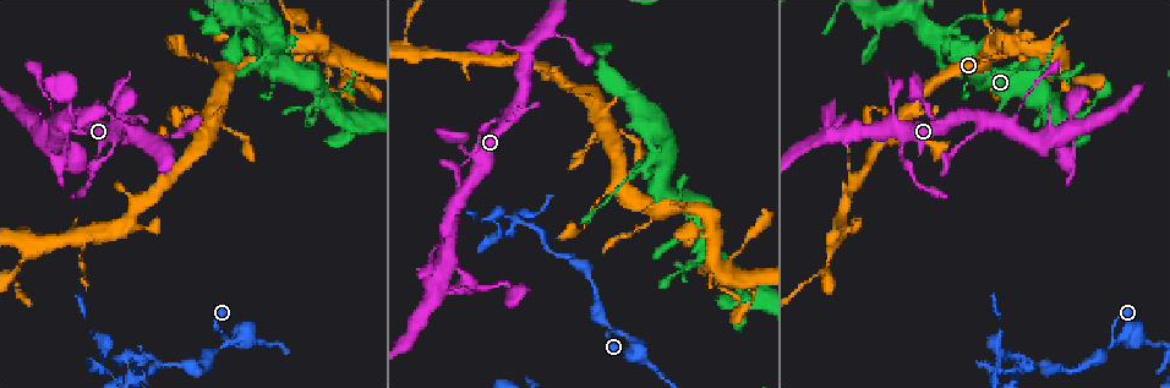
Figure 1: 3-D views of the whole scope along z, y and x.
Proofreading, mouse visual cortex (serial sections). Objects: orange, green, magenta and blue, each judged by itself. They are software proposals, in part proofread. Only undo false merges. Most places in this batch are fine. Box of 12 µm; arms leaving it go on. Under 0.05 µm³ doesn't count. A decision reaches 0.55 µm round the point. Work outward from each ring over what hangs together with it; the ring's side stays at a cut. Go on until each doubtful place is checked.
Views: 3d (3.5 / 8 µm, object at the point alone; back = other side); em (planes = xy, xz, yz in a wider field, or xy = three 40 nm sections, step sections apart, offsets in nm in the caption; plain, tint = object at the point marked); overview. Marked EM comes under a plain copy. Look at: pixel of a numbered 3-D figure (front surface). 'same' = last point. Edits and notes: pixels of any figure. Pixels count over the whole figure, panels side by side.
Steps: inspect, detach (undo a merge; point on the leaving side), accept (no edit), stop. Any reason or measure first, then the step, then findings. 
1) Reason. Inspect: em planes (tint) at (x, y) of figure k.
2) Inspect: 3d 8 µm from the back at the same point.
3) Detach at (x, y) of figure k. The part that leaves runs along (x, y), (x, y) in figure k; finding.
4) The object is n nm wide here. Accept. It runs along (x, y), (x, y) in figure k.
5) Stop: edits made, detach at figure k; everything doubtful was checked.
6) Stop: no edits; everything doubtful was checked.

Three arms meet. Inspect: 3d 3.5 µm at (614, 328) of figure 1.

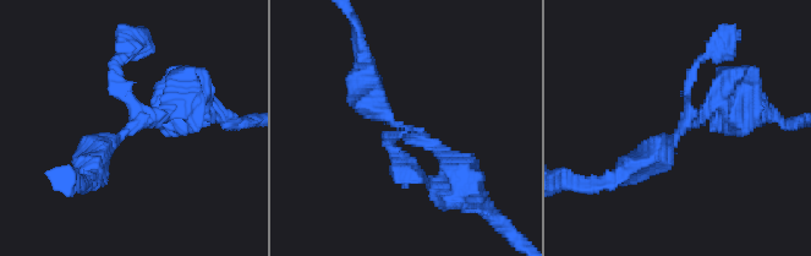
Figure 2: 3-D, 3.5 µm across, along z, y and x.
3 arms meet here; the arms are 150, 200, 350 nm wide. Inspect: em xy step 1 (tint) at (408, 128) of figure 2.

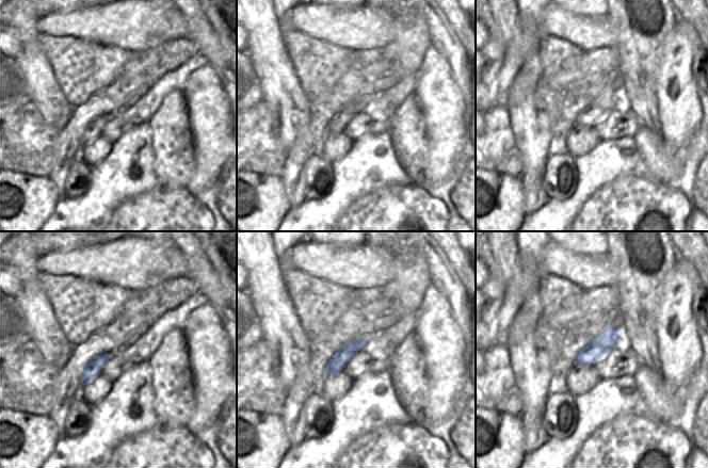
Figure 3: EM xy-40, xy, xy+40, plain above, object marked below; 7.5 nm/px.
Accept. It runs along (697, 64), (683, 129), (629, 165) in figure 2; continuous, no second cell.

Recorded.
Sharp bend. Inspect: 3d 3.5 µm at (526, 222) of figure 1.

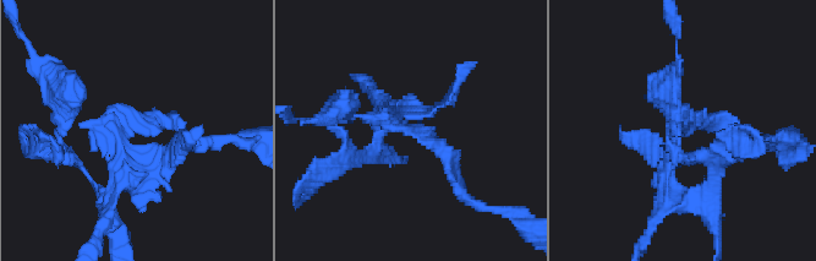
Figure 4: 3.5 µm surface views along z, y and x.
3 arms meet here; the arms are 100, 150, 150 nm wide. Inspect: em xy step 1 (tint) at (404, 131) of figure 4.

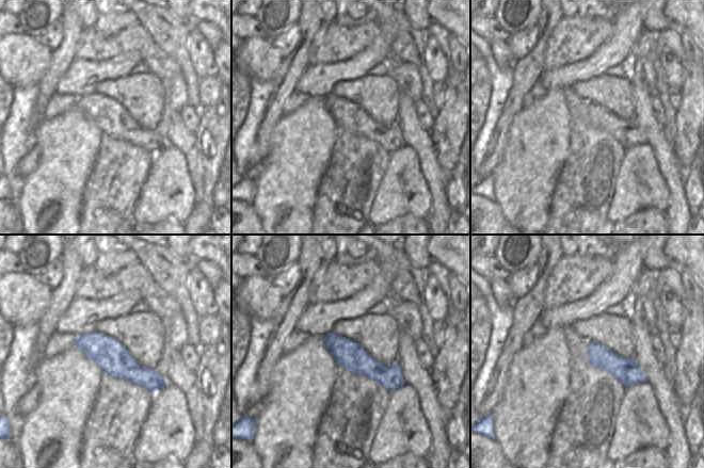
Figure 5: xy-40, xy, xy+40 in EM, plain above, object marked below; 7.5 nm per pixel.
Another direction. Inspect: em xy step 5 (tint) at the same point.

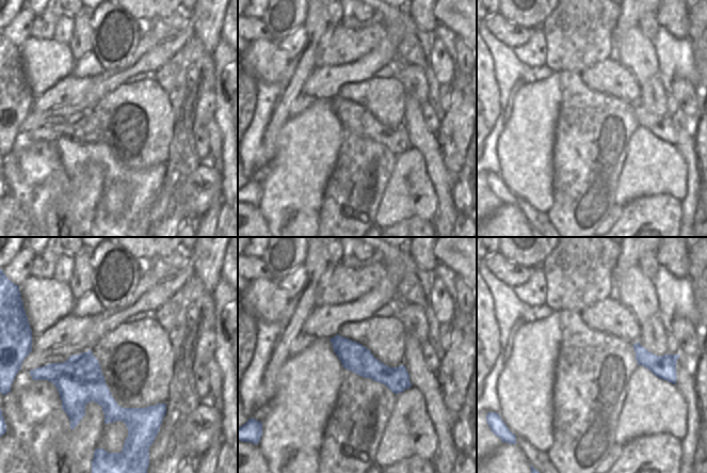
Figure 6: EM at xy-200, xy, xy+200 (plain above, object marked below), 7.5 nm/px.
The object is 220 nm wide here. Accept. It runs along (333, 340), (368, 366), (407, 384) in figure 6; all the same cell.

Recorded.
Three arms meet. Inspect: 3d 3.5 µm at (1072, 133) of figure 1.

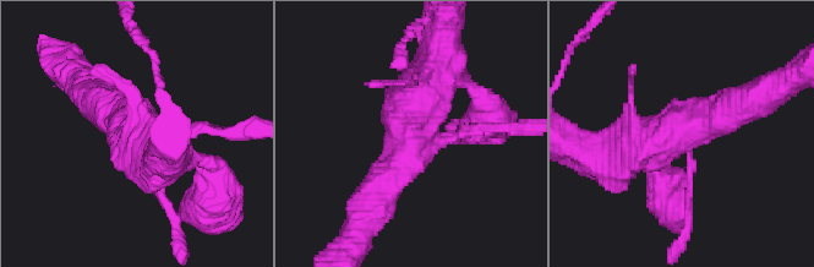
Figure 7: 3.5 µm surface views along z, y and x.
Now the EM. Inspect: em planes (tint) at (423, 129) of figure 7.

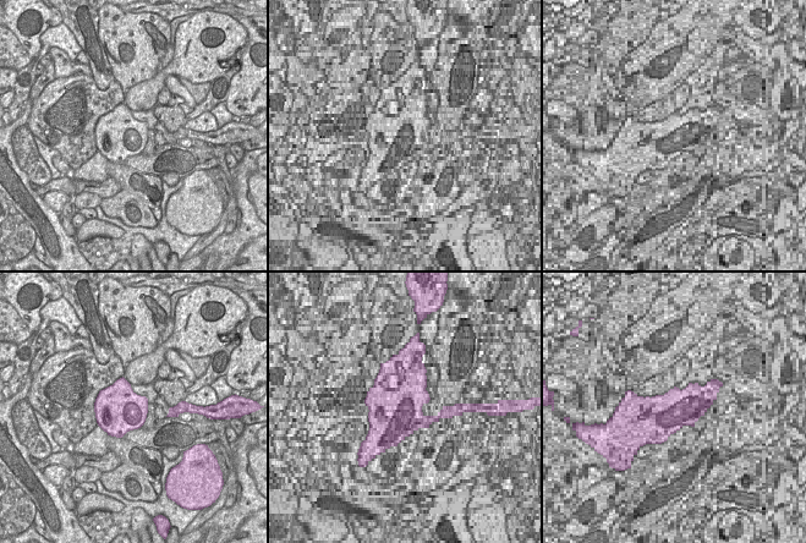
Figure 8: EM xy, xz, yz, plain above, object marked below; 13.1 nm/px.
Accept. It runs along (438, 61), (424, 130), (498, 127) in figure 7; continuous, no second cell.

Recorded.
Stop: no edits; everything doubtful was checked.

